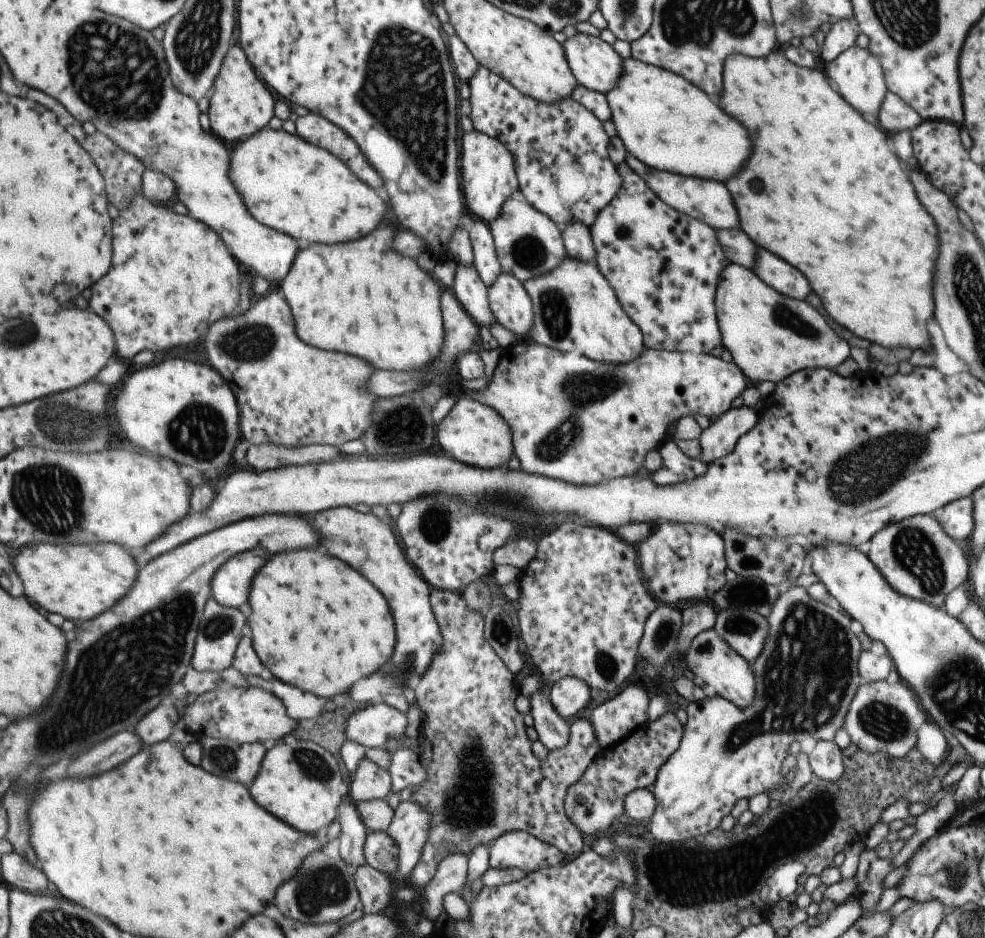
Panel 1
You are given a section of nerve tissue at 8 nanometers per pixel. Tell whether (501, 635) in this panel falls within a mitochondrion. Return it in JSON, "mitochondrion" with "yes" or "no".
{"mitochondrion":"yes"}

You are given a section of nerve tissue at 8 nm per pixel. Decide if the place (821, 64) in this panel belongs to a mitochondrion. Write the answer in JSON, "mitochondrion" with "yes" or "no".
{"mitochondrion":"no"}

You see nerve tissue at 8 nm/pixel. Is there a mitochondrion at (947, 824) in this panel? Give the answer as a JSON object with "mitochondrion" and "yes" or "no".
{"mitochondrion":"no"}

